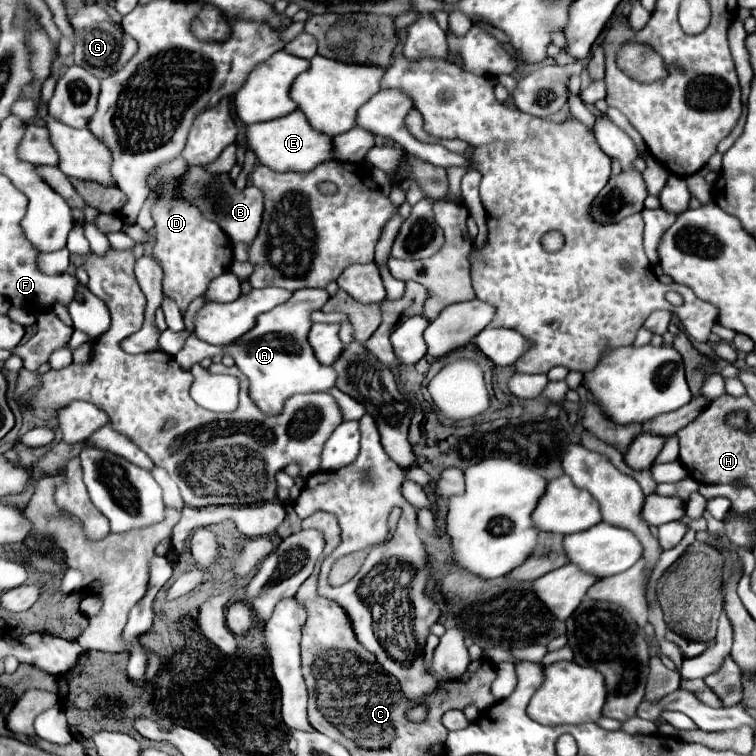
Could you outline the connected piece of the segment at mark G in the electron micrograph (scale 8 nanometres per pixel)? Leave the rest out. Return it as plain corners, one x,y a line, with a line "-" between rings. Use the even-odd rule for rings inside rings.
88,4
80,8
80,12
70,20
72,26
76,26
76,42
74,42
74,62
82,68
86,68
96,78
106,78
120,70
136,52
136,42
124,36
120,24
116,24
100,6

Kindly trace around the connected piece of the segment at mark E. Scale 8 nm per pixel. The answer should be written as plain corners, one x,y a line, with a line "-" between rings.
294,110
276,120
246,126
246,142
248,150
254,152
258,162
276,172
308,172
320,162
332,160
332,138
312,130
306,116
300,110

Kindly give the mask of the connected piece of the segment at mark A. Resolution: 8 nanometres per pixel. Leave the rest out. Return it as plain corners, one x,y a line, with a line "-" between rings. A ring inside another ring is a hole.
324,288
296,290
294,296
288,300
288,304
280,304
274,310
260,314
256,318
256,324
252,326
252,330
248,330
244,336
240,336
230,346
224,346
224,348
212,346
208,342
198,340
196,334
192,332
188,336
188,340
184,342
182,350
174,358
176,358
180,368
190,370
196,362
200,362
204,358
216,358
216,356
230,354
236,360
236,366
240,366
240,370
250,378
250,392
248,394
250,394
252,402
258,406
258,410
262,414
276,416
282,412
284,402
292,394
326,392
336,382
336,372
330,366
324,366
314,358
312,348
306,340
306,334
308,334
310,324
312,324
310,312
322,308
328,298
330,296
-
286,350
296,350
296,352
286,352
-
312,362
316,362
316,366
-
294,384
298,386
298,390

